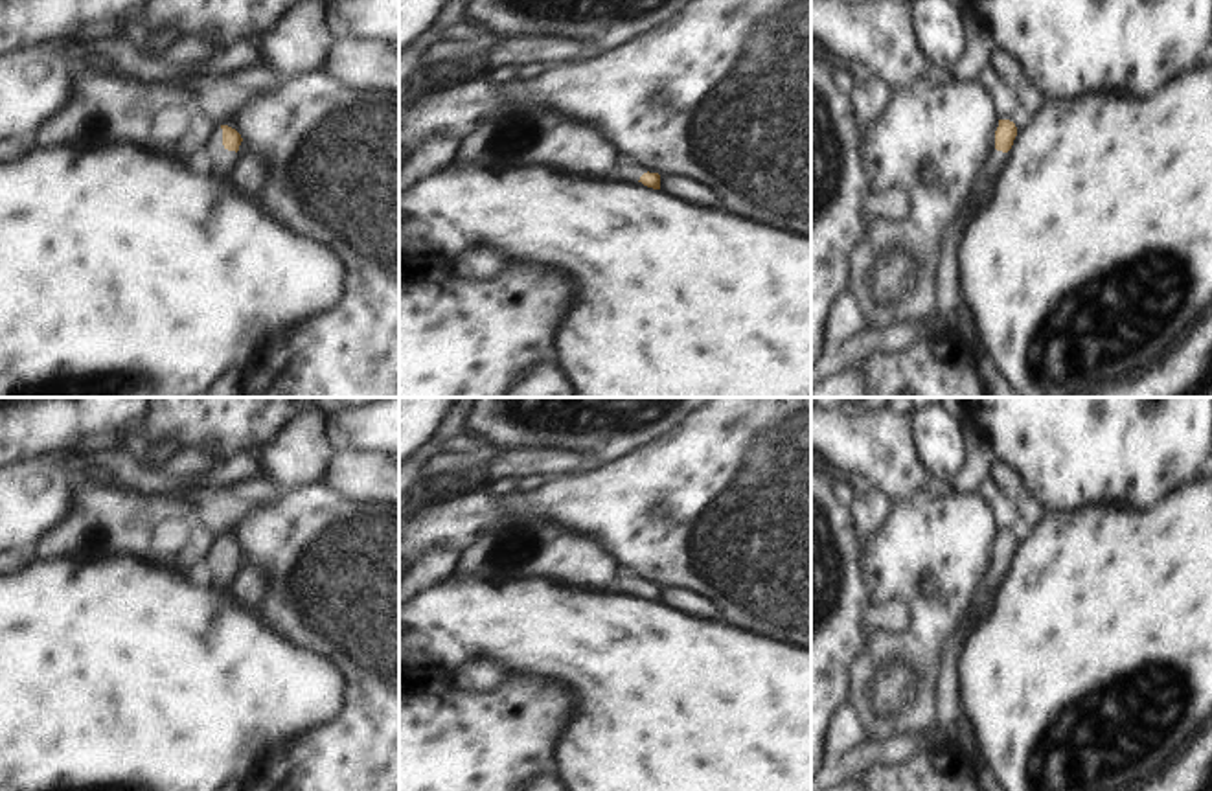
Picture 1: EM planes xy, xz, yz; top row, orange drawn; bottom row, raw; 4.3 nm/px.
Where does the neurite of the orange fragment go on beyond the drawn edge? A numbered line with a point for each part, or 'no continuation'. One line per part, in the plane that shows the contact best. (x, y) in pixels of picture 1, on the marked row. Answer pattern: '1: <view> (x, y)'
1: xy (214, 159)

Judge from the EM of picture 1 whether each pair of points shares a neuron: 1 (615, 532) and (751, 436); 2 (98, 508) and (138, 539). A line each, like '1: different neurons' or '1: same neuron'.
1: same neuron
2: same neuron

